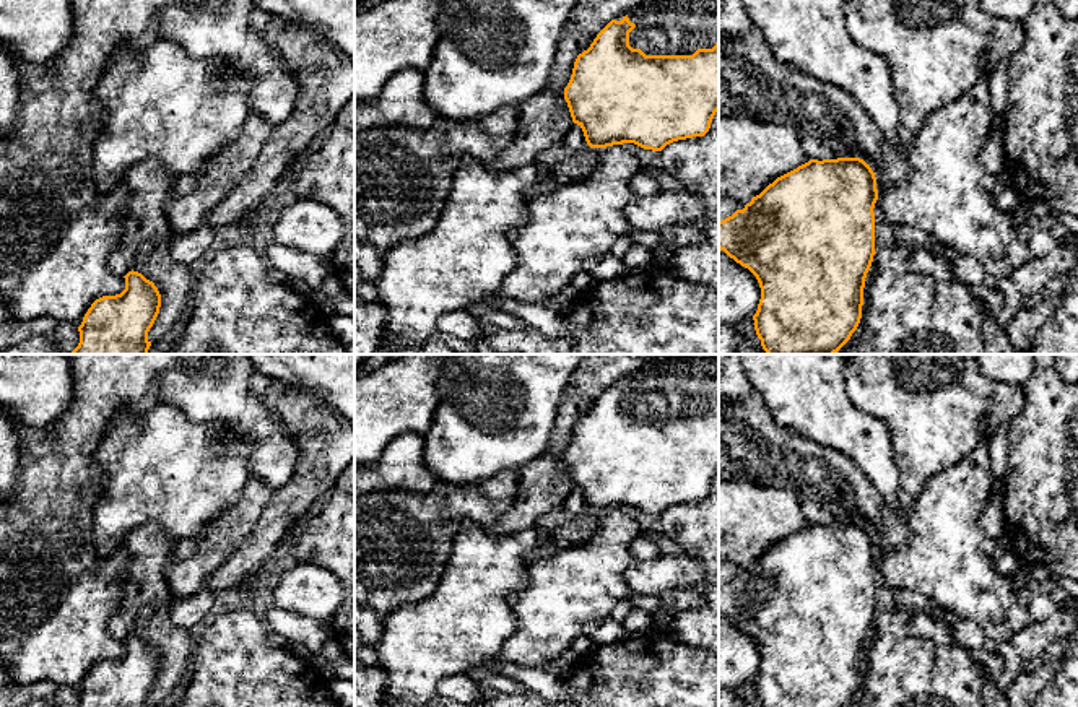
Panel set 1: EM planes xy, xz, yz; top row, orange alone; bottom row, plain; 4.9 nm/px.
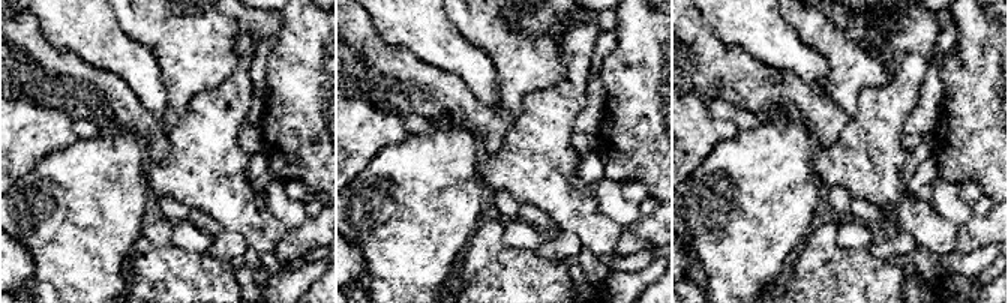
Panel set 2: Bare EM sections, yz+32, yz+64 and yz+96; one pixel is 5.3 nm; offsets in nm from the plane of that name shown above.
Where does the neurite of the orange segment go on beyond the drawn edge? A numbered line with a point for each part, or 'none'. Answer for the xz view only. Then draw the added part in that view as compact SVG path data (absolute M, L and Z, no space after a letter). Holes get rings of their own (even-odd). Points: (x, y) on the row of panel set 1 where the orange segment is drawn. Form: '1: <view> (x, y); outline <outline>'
1: xz (662, 26); outline M652 0L628 15L636 28L629 46L645 55L693 55L719 42L719 0Z

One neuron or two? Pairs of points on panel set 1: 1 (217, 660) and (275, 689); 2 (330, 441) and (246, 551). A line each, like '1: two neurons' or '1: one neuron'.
1: one neuron
2: one neuron

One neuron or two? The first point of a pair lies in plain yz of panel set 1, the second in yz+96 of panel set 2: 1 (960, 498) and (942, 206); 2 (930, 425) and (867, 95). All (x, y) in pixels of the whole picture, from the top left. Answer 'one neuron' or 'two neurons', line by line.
1: two neurons
2: two neurons

